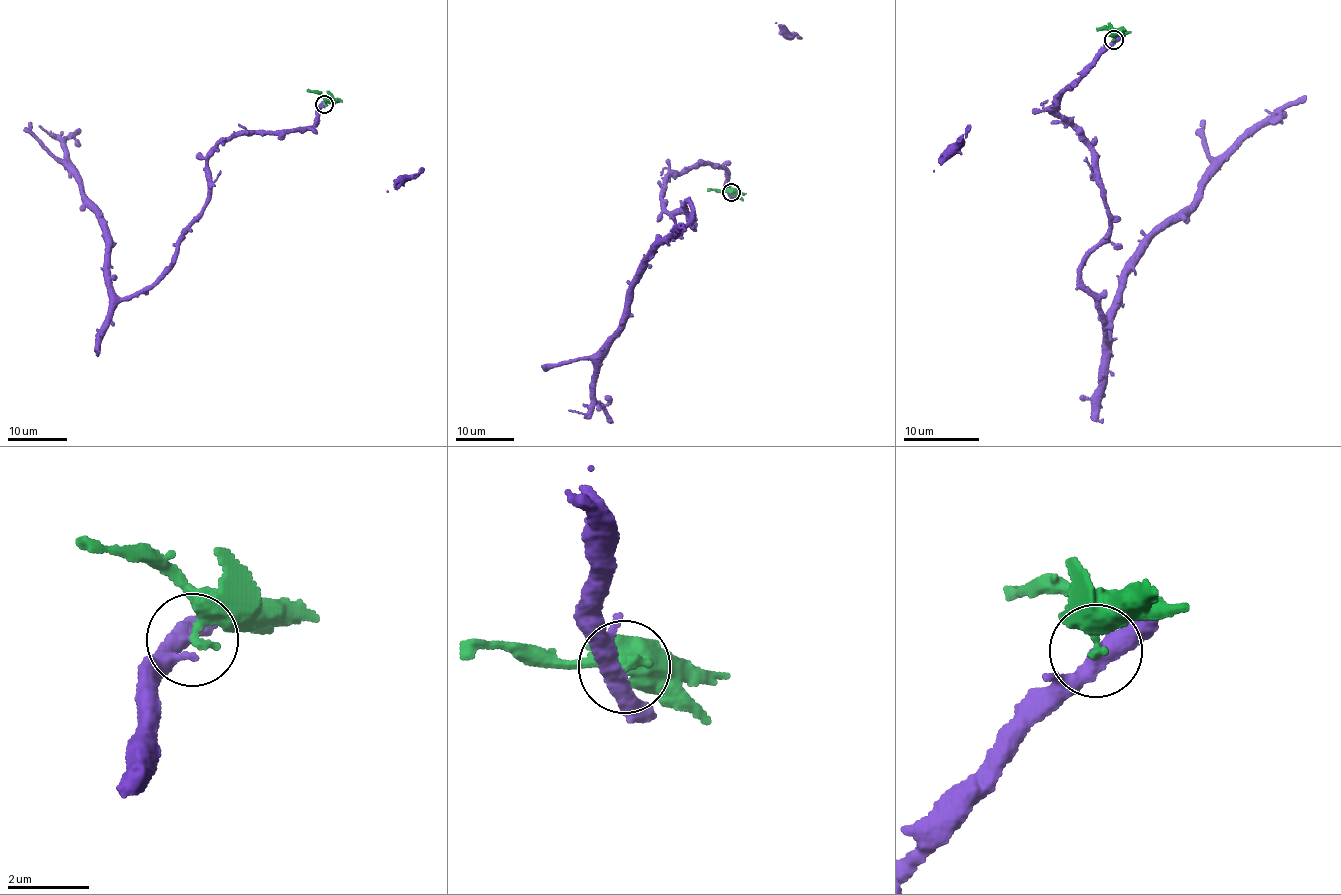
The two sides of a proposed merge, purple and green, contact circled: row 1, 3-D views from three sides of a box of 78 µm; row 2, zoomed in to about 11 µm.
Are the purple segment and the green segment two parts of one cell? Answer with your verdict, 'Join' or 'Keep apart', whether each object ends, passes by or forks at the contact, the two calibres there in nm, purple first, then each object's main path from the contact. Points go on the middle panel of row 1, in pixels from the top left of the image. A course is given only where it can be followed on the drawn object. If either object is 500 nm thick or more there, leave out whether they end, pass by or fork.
Keep apart. At the ring purple passes by. At the ring green ends. Thickness 400 nm (purple) against 400 nm. Course of purple: (731, 193), (709, 164), (668, 176), (667, 211), (694, 216), (686, 202), (640, 263), (593, 375), (611, 422). Course of green: (731, 192), (707, 190)

